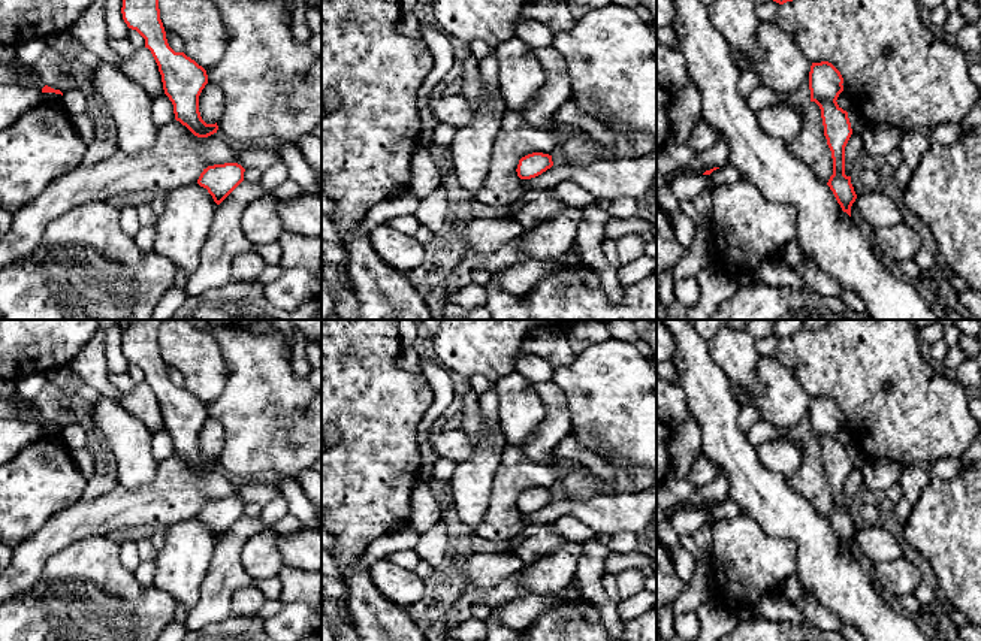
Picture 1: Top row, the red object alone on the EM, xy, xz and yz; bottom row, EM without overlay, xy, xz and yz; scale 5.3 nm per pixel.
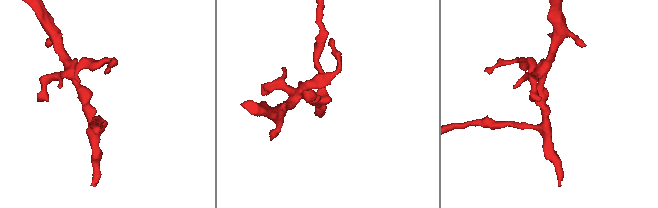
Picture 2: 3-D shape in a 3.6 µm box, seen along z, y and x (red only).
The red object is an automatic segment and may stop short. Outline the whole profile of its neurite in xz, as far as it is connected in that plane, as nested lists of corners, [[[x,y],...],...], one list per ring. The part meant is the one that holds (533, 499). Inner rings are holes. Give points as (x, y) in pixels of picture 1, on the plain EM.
[[[532,487],[519,495],[517,511],[520,514],[531,514],[553,501],[552,490],[543,487]]]

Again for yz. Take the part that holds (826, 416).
[[[828,396],[812,397],[809,406],[811,436],[821,444],[824,471],[831,486],[833,510],[827,520],[833,526],[842,545],[851,551],[851,541],[857,533],[851,511],[845,510],[845,481],[852,469],[848,447],[837,439],[843,426],[840,406]]]

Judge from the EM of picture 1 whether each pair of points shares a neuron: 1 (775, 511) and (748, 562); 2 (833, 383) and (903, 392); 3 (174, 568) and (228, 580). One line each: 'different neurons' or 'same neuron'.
1: different neurons
2: same neuron
3: different neurons

